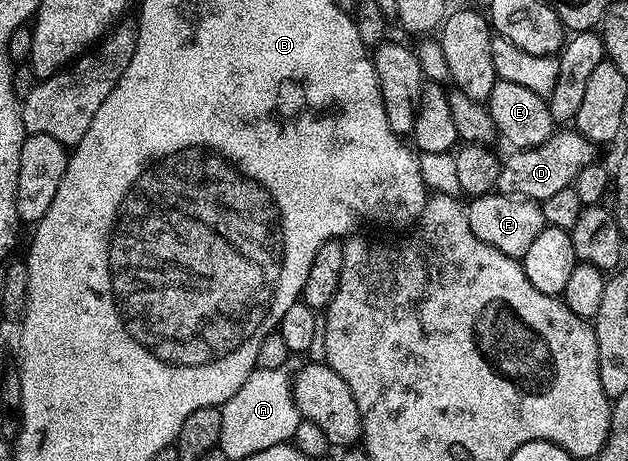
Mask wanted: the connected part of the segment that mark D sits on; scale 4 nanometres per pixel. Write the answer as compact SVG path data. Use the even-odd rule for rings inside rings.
M576 130L556 131L552 138L537 148L512 151L512 155L502 161L499 178L496 179L496 191L500 195L516 196L538 202L546 200L556 191L570 187L580 170L594 163L595 152L595 146Z

